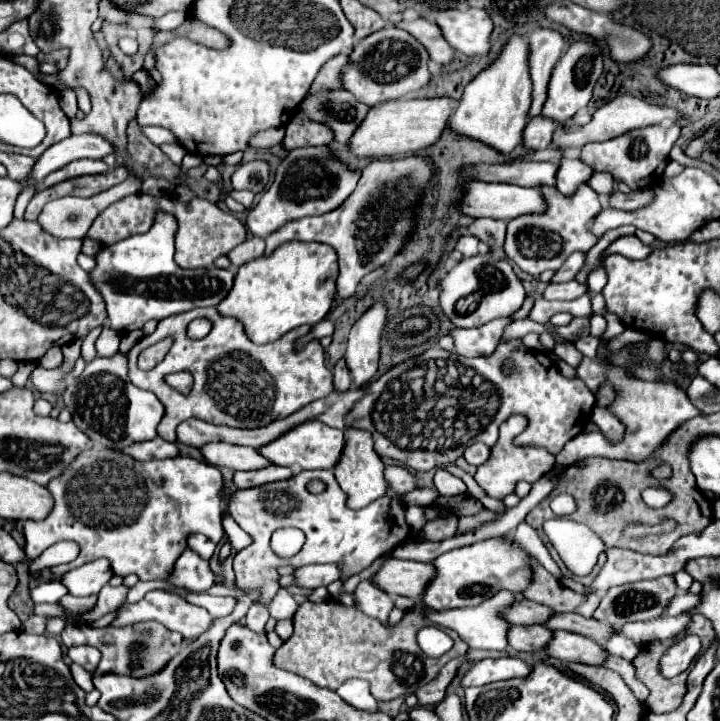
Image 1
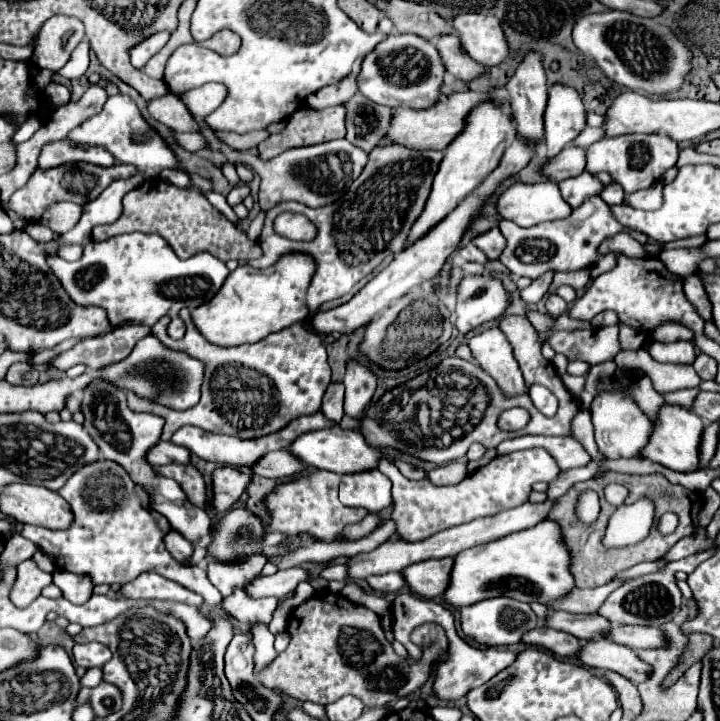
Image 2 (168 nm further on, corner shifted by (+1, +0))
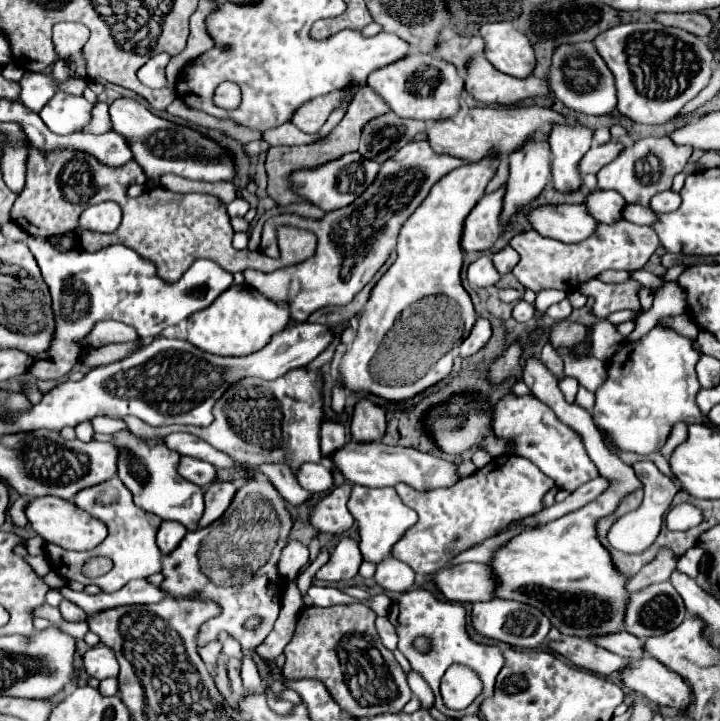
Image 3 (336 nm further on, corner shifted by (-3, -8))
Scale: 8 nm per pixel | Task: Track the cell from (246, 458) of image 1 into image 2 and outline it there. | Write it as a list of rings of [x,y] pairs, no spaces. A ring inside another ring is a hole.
[[[288,450],[268,452],[254,468],[252,472],[264,478],[290,478],[304,472],[308,466],[302,464],[302,460]]]

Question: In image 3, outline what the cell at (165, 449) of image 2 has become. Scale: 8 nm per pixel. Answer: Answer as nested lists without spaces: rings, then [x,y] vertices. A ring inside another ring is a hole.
[[[182,456],[178,462],[178,474],[184,480],[190,480],[198,486],[208,486],[210,482],[216,480],[216,468],[208,462],[202,462],[198,458],[190,458],[190,456]]]

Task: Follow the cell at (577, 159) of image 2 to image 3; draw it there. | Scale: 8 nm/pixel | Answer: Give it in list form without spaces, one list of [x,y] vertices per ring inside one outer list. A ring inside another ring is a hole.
[[[608,142],[606,146],[592,146],[584,156],[582,160],[578,162],[578,172],[584,176],[584,174],[596,174],[604,164],[608,164],[610,160],[614,160],[620,150],[624,146],[622,144],[616,144],[616,142]]]

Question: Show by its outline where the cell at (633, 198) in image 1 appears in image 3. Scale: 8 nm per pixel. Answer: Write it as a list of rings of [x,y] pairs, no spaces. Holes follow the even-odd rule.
[[[662,192],[662,194],[656,194],[652,200],[650,200],[650,210],[654,214],[664,214],[664,212],[674,212],[674,208],[680,206],[680,196],[676,192]]]

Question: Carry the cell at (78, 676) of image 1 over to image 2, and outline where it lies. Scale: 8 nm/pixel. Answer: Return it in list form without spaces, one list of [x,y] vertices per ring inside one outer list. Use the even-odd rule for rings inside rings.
[[[90,668],[90,670],[86,670],[86,674],[84,674],[84,678],[82,678],[82,684],[84,684],[84,686],[94,688],[94,686],[98,686],[100,682],[102,682],[102,670],[100,670],[100,668]]]

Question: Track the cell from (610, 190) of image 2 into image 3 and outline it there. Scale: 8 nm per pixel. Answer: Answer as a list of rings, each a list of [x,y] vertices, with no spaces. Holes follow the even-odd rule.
[[[626,204],[626,212],[622,212],[622,218],[640,226],[650,226],[656,220],[656,214],[646,208],[646,206],[634,206],[634,204]]]

